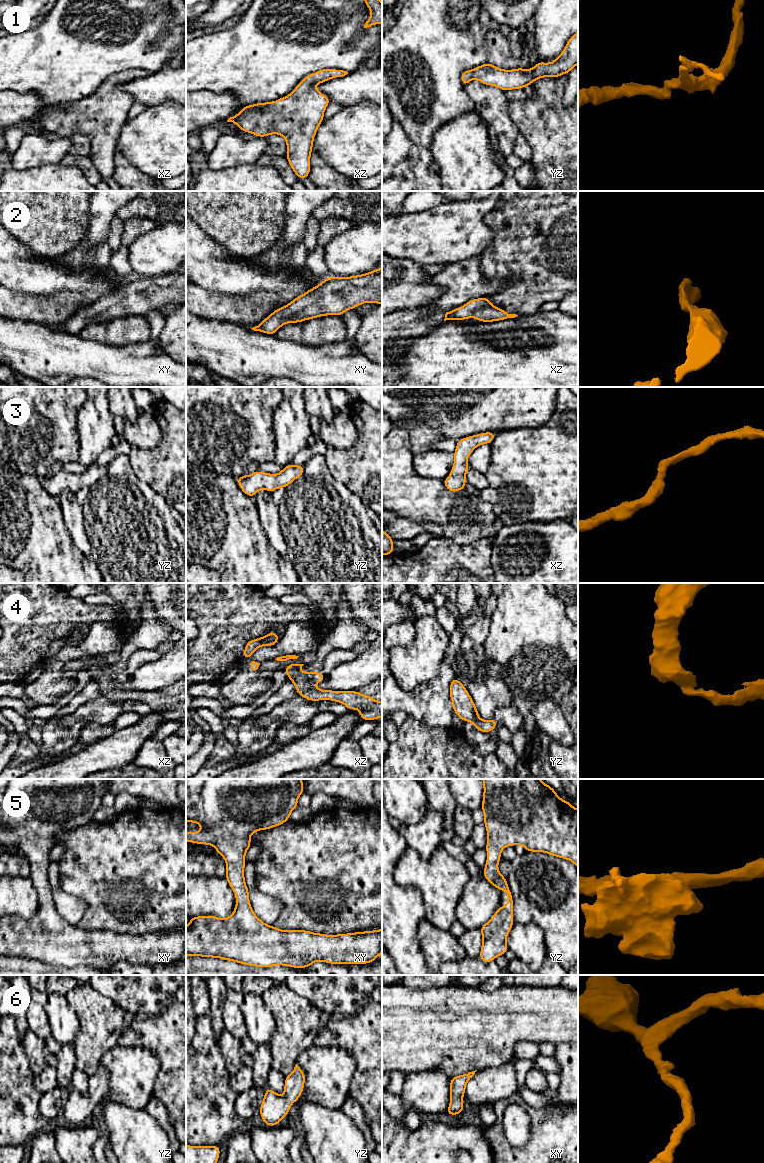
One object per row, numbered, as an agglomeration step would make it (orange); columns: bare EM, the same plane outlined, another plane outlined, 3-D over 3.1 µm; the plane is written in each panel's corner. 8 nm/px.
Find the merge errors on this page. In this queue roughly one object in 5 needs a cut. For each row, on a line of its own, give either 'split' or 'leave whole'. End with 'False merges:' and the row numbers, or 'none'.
1: leave whole
2: leave whole
3: leave whole
4: leave whole
5: leave whole
6: leave whole
False merges: none

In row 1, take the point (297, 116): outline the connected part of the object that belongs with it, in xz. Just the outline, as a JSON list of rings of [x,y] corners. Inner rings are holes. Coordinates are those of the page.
[[[321,69],[304,77],[289,95],[273,102],[242,107],[240,113],[230,117],[227,122],[235,123],[241,131],[252,133],[257,137],[267,137],[270,134],[282,135],[286,139],[286,158],[290,167],[298,179],[308,178],[311,169],[310,156],[313,140],[319,125],[324,120],[324,111],[330,103],[329,97],[313,86],[347,74],[348,72],[339,69]]]

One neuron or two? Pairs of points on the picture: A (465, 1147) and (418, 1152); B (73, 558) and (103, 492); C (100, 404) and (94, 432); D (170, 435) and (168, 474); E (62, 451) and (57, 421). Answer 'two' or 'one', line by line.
A: one
B: two
C: one
D: one
E: one

